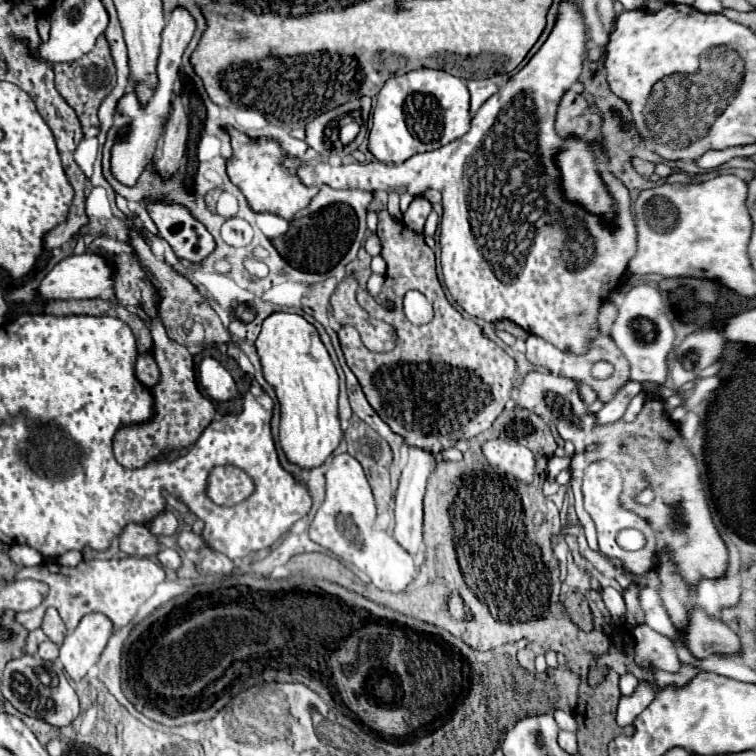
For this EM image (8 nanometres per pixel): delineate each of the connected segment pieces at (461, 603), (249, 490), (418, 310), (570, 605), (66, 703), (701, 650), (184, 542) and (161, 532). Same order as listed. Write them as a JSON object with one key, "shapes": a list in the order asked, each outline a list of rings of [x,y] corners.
{"shapes":[[[[449,594],[447,596],[447,612],[457,622],[467,620],[467,604],[465,604],[465,600],[459,594]]],[[[215,466],[207,480],[205,494],[217,506],[233,506],[255,492],[255,484],[247,472],[237,466]]],[[[409,290],[405,294],[403,310],[413,324],[427,324],[433,318],[433,306],[419,290]]],[[[573,592],[567,596],[567,600],[563,602],[567,614],[571,616],[571,620],[583,630],[583,632],[591,632],[593,630],[593,618],[591,618],[591,610],[583,598],[581,592]]],[[[23,654],[19,658],[13,658],[7,662],[3,670],[3,682],[1,682],[1,692],[5,700],[9,700],[19,712],[27,716],[41,718],[53,726],[67,726],[75,720],[79,714],[79,700],[75,690],[69,686],[65,674],[53,672],[51,662],[43,662],[37,656]]],[[[693,610],[685,642],[695,658],[705,660],[707,656],[735,656],[741,654],[739,636],[721,620],[711,620],[701,610]]],[[[179,532],[177,534],[177,544],[183,550],[199,550],[203,546],[203,540],[201,540],[201,536],[197,536],[193,532]]],[[[165,510],[165,512],[159,514],[155,520],[151,520],[149,530],[155,532],[157,536],[165,536],[165,534],[173,534],[173,532],[177,530],[177,526],[179,526],[179,522],[177,522],[175,514],[169,512],[169,510]]]]}

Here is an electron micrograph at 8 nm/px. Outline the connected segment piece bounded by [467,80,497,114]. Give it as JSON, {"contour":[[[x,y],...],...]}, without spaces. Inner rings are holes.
{"contour":[[[467,80],[467,88],[471,94],[471,108],[469,108],[471,114],[475,114],[479,106],[497,92],[497,84],[485,84],[481,80]]]}

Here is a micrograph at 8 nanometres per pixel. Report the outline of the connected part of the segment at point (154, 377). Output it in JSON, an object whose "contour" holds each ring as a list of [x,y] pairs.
{"contour":[[[141,354],[139,360],[137,360],[135,370],[137,370],[139,382],[145,384],[147,388],[153,388],[159,382],[159,378],[161,378],[159,366],[157,366],[157,362],[155,362],[155,358],[151,354]]]}

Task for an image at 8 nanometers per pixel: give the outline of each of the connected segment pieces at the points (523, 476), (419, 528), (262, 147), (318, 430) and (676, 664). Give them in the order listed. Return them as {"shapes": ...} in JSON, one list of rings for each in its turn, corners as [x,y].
{"shapes":[[[[511,437],[502,438],[502,443],[483,444],[483,452],[491,466],[521,482],[531,482],[535,462],[529,456],[529,448],[515,444]]],[[[417,446],[409,448],[409,462],[401,472],[399,488],[395,494],[395,530],[393,538],[399,542],[399,546],[415,556],[423,548],[423,496],[425,496],[425,482],[429,478],[431,466],[435,464],[435,454]]],[[[229,130],[233,142],[233,156],[227,162],[227,174],[233,184],[241,188],[249,206],[257,213],[257,226],[270,240],[278,238],[273,223],[278,223],[278,216],[290,224],[295,217],[303,216],[305,208],[317,194],[317,188],[303,186],[295,174],[289,174],[279,164],[281,156],[285,154],[275,140],[251,140],[237,130]]],[[[273,312],[263,320],[261,334],[255,340],[257,354],[263,364],[265,380],[275,388],[279,404],[281,404],[281,426],[279,426],[279,444],[287,458],[301,468],[313,468],[323,464],[331,452],[337,448],[341,440],[341,426],[337,414],[337,392],[339,392],[339,378],[335,366],[329,358],[325,344],[319,338],[317,328],[307,322],[303,316],[293,312]]],[[[639,626],[633,634],[635,638],[635,660],[641,668],[661,668],[667,672],[679,672],[681,662],[677,658],[677,650],[673,646],[673,642],[651,630],[649,626]]]]}

